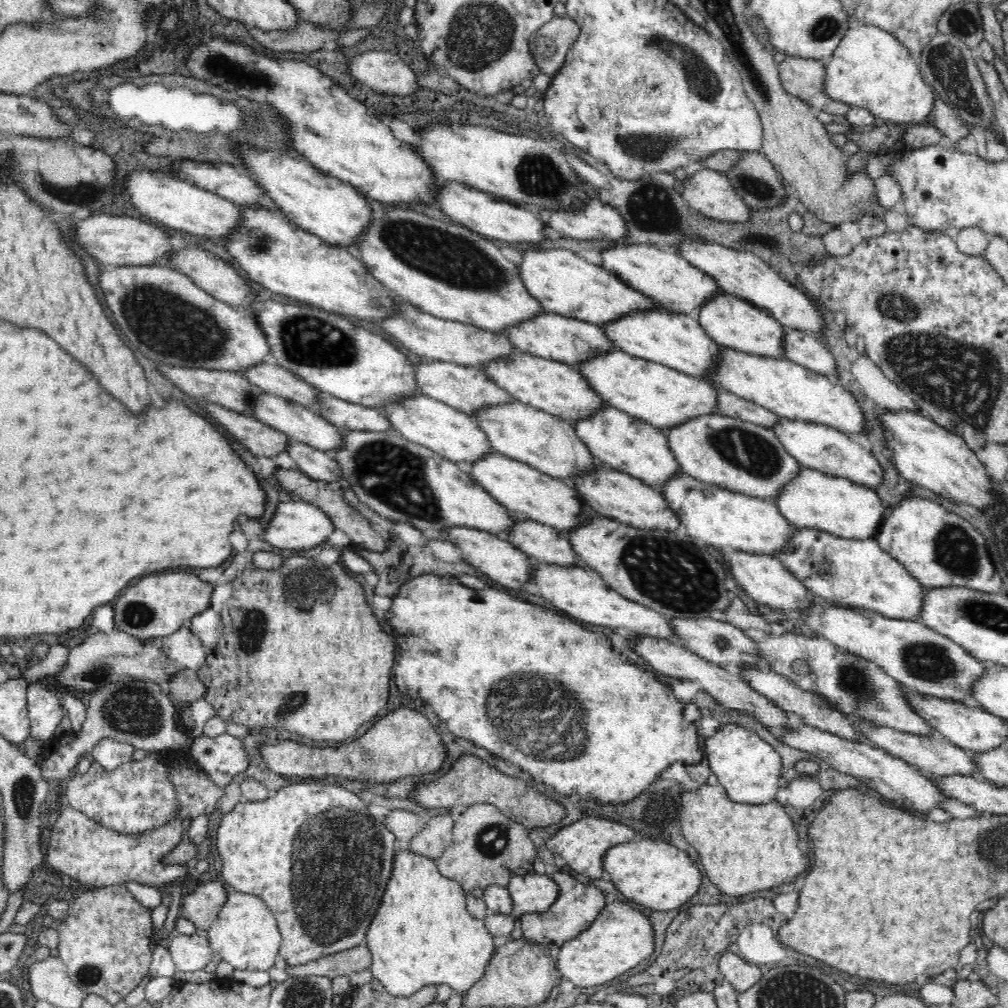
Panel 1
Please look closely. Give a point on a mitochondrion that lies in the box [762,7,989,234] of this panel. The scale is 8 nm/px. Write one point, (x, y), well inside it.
(946, 64)

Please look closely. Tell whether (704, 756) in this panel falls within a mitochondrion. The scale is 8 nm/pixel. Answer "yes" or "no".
no

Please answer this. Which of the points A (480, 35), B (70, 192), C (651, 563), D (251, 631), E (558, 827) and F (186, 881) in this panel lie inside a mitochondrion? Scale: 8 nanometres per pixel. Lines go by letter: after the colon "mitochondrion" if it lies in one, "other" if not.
A: mitochondrion
B: mitochondrion
C: mitochondrion
D: mitochondrion
E: other
F: other

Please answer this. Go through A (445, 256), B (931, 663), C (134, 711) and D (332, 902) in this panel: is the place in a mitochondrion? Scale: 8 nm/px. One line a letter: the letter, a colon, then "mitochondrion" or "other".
A: mitochondrion
B: mitochondrion
C: mitochondrion
D: mitochondrion

